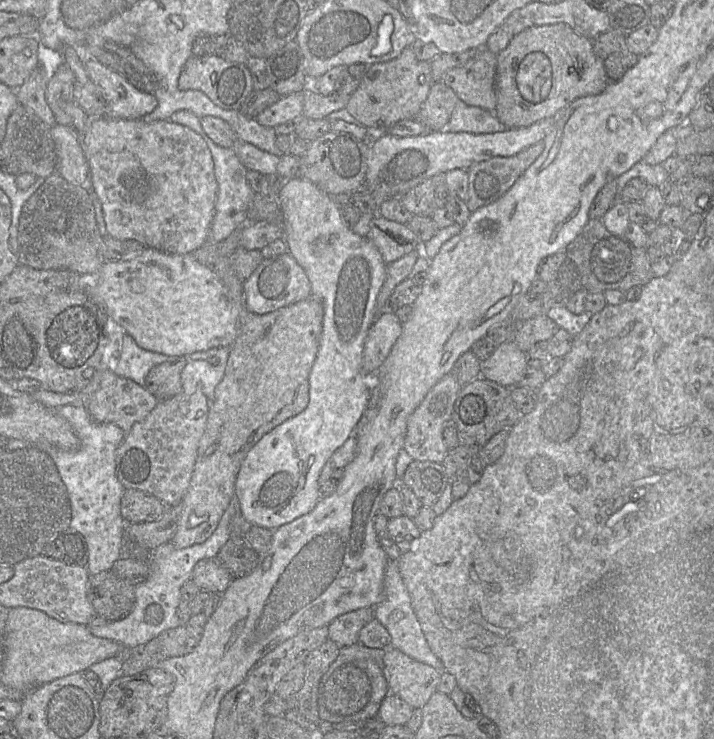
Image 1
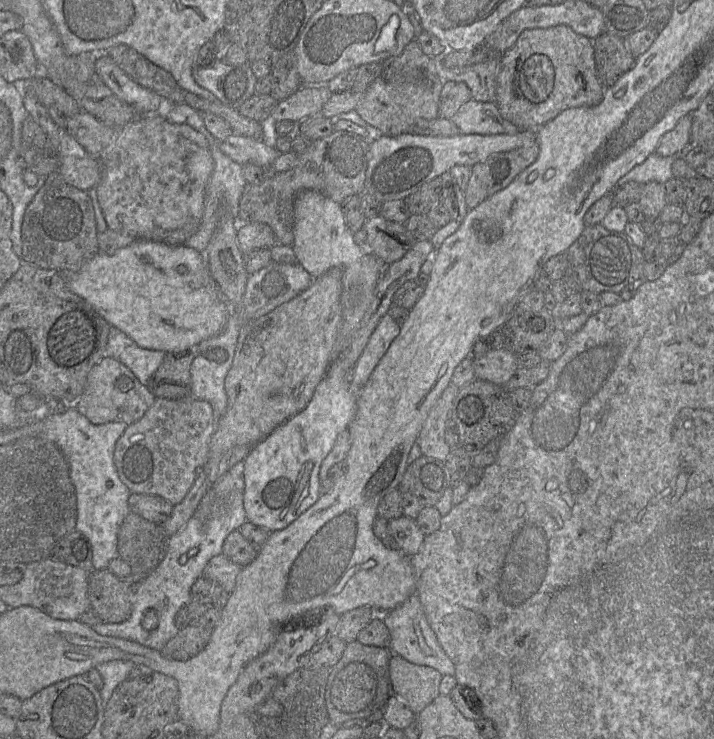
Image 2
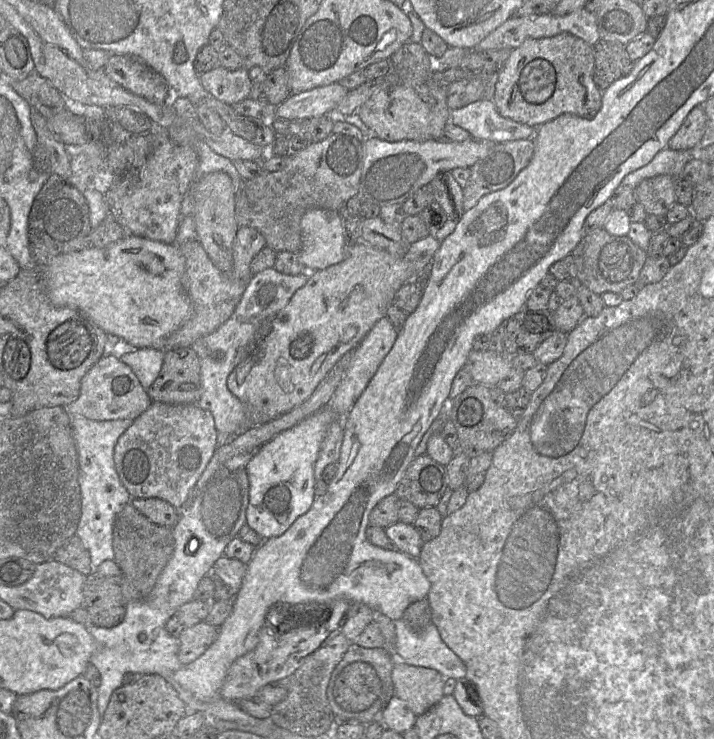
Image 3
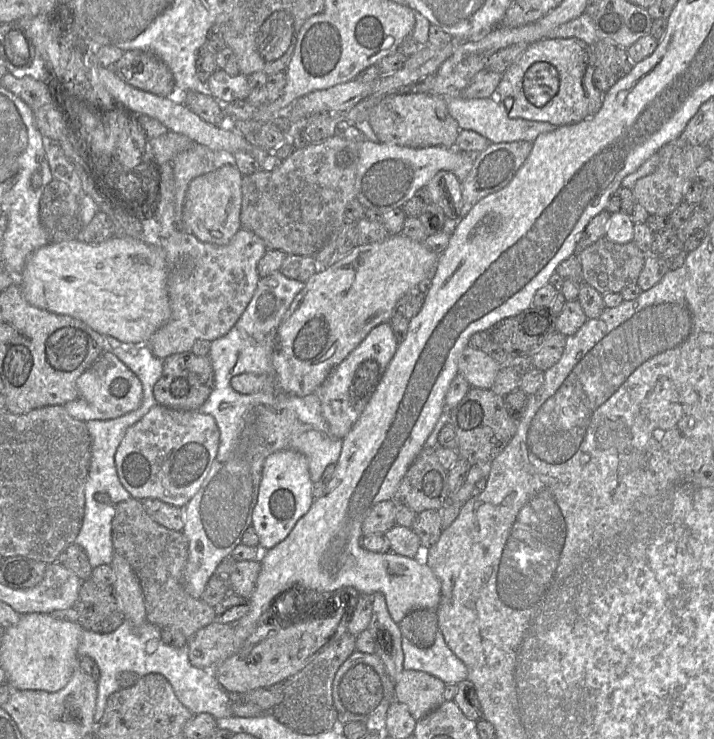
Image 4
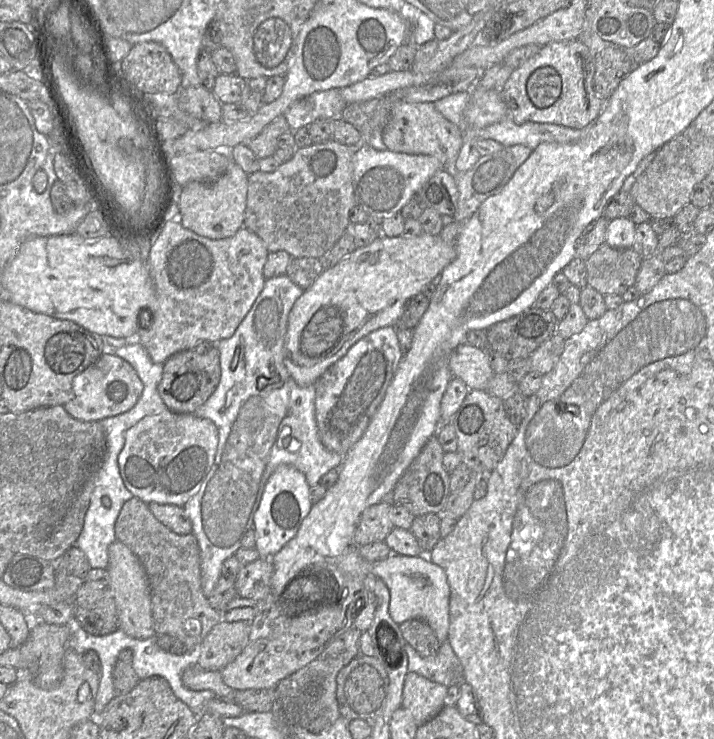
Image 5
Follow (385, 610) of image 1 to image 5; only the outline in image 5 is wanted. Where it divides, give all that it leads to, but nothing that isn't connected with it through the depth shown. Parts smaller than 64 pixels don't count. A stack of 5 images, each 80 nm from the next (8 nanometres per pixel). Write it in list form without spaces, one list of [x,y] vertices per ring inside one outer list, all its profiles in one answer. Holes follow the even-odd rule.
[[[449,641],[441,642],[435,656],[421,656],[409,643],[405,644],[408,671],[417,673],[439,684],[450,687],[464,681],[464,669]]]

